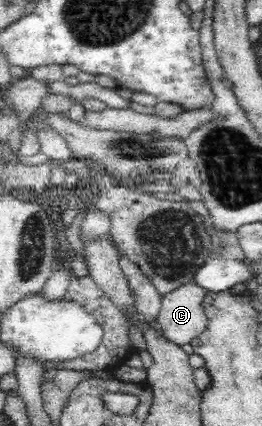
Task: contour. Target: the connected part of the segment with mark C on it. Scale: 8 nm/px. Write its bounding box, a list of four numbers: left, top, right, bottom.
[157,283,208,347]

